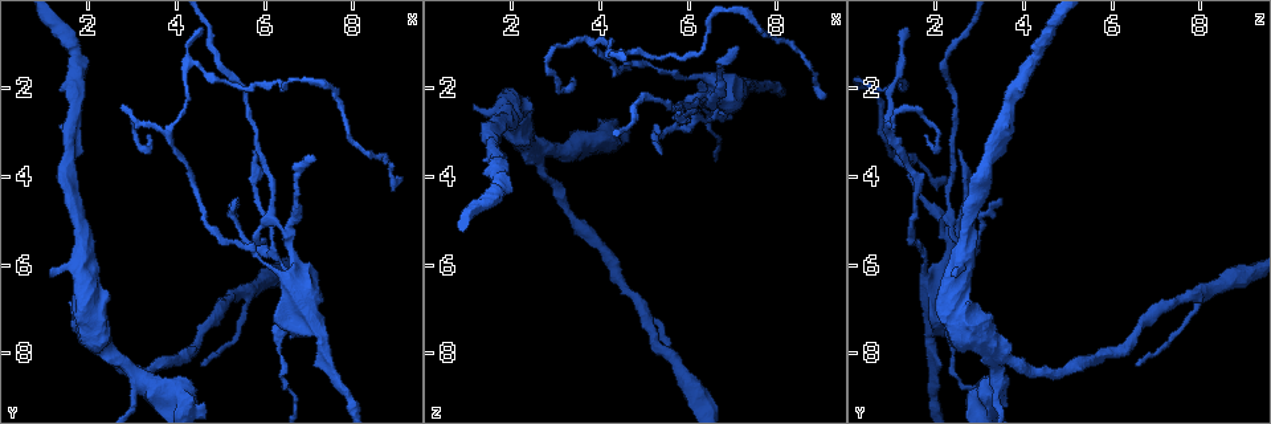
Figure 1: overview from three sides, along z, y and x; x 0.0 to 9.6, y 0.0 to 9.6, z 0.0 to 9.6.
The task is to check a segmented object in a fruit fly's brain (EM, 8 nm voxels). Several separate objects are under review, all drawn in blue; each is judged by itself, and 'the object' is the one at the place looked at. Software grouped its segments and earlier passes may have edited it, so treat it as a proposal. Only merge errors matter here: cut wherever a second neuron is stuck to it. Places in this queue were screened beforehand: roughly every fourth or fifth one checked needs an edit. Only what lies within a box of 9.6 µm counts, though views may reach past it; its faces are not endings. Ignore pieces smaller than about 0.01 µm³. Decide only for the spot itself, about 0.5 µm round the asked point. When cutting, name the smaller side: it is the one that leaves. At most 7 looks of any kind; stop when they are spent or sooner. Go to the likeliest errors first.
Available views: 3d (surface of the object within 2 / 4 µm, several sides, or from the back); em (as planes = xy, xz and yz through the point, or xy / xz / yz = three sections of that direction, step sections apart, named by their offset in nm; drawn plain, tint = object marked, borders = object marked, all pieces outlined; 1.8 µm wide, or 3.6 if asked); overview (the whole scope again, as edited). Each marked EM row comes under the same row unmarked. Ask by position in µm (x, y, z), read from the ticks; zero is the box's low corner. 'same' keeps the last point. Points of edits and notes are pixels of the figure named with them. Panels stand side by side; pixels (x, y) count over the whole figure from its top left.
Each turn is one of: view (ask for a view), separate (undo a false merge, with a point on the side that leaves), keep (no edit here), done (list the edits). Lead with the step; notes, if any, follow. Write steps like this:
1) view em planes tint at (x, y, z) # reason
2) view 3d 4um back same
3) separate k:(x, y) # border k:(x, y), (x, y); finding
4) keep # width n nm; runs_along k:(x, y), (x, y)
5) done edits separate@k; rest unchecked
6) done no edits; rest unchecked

view em 3.6um planes tint at (2.45, 7.85, 3.40) # calibre changes

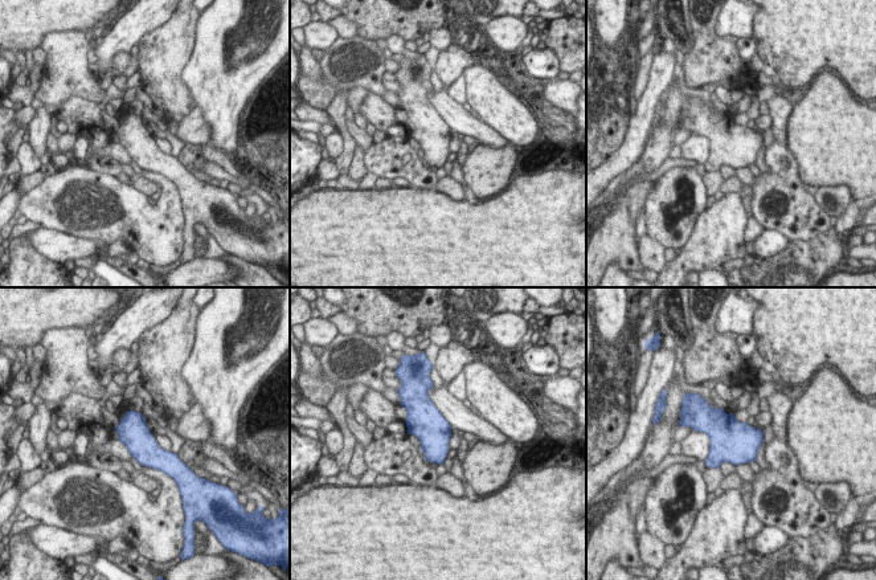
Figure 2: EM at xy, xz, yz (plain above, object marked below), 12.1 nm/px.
keep # continuous, no second neuron

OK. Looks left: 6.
view 3d 4um at (4.35, 1.50, 1.15) # sharp bend

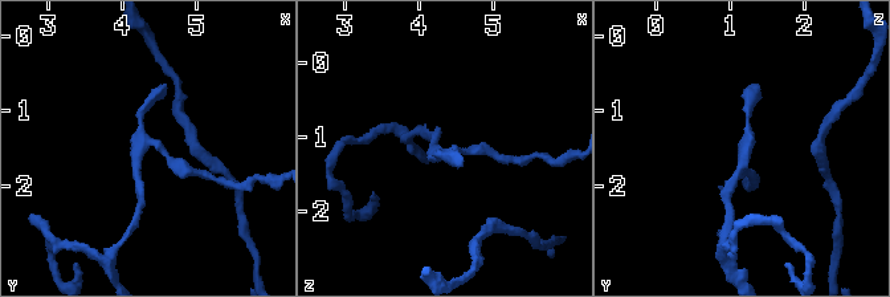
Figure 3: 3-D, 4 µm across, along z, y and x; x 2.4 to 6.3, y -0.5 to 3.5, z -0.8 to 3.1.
view em xz step 8 tint at (4.30, 1.45, 1.15)

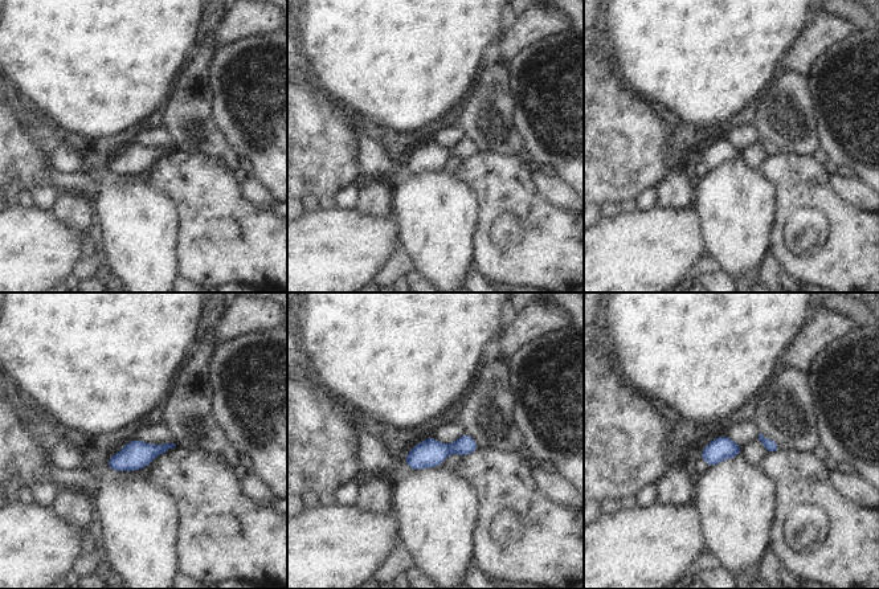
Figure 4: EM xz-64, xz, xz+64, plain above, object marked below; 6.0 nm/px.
view em xy step 16 tint same

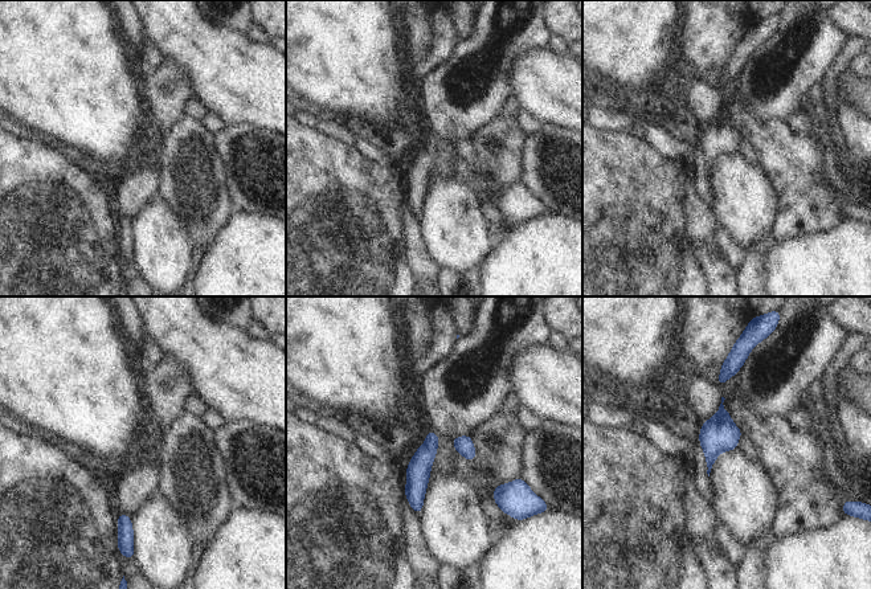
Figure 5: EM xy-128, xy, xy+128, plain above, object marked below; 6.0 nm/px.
keep # runs_along 5:(432, 436), (418, 467), (417, 508); continuous, no second neuron

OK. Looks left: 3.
view 3d 2um back at (6.25, 1.95, 1.15) # sharp bend

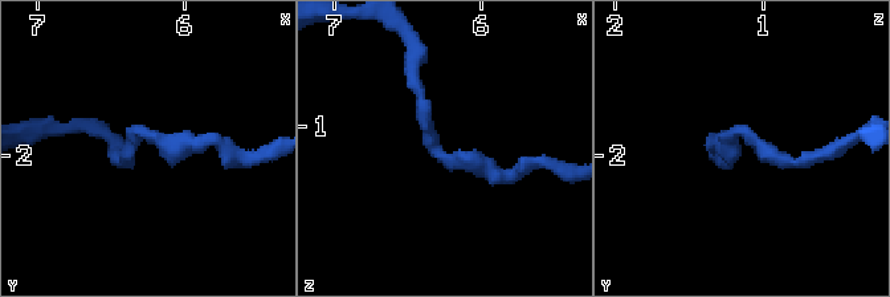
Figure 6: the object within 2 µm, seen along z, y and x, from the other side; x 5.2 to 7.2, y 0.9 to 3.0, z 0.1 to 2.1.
view em xz step 8 tint at (6.26, 1.90, 1.20)

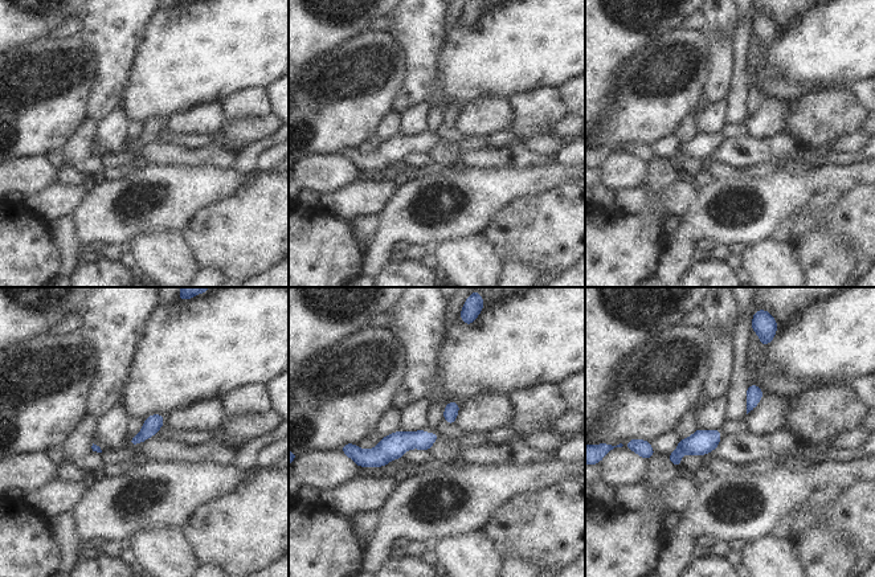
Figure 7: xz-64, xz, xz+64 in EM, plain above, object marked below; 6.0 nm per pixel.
keep # runs_along 7:(434, 436), (360, 455); continuous, no second neuron

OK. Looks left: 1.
done no edits; rest unchecked

